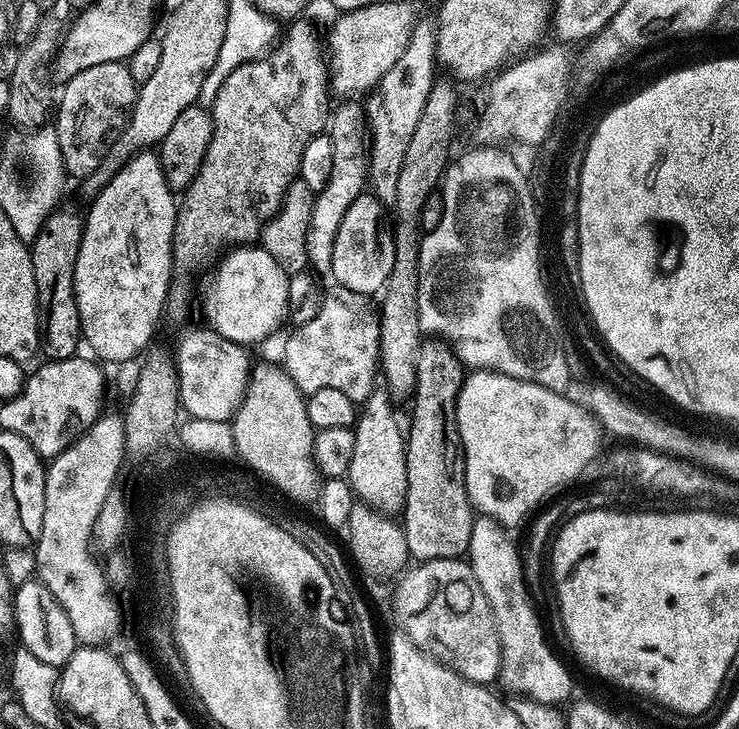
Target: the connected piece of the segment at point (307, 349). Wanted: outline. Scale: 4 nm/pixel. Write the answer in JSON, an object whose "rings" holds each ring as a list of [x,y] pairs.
{"rings":[[[332,286],[320,298],[320,309],[310,322],[293,327],[292,337],[284,344],[282,366],[294,378],[298,390],[305,397],[318,390],[342,390],[346,398],[363,402],[372,393],[378,380],[380,363],[380,318],[372,300],[362,293],[354,293],[344,287]]]}

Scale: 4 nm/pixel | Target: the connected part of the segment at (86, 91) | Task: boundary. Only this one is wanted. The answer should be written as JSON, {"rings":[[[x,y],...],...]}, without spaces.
{"rings":[[[112,61],[92,66],[88,70],[74,74],[63,85],[62,90],[64,93],[61,96],[59,93],[58,103],[54,108],[54,127],[64,170],[69,177],[87,178],[90,174],[98,171],[116,137],[127,128],[128,120],[132,117],[132,110],[136,107],[138,85],[135,78],[130,74],[127,63]]]}

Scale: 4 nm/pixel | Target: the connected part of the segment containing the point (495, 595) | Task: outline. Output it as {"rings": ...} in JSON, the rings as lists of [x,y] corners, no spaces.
{"rings":[[[477,515],[472,522],[470,546],[466,553],[466,559],[474,570],[474,578],[478,578],[482,594],[486,594],[486,602],[490,602],[490,610],[498,626],[504,658],[502,680],[515,693],[543,704],[560,706],[573,695],[572,676],[568,673],[567,666],[552,653],[552,648],[544,637],[546,628],[542,623],[541,613],[536,613],[532,596],[528,593],[528,584],[524,581],[525,561],[522,559],[521,549],[519,552],[515,542],[508,536],[511,536],[509,529],[499,524],[495,518]]]}

